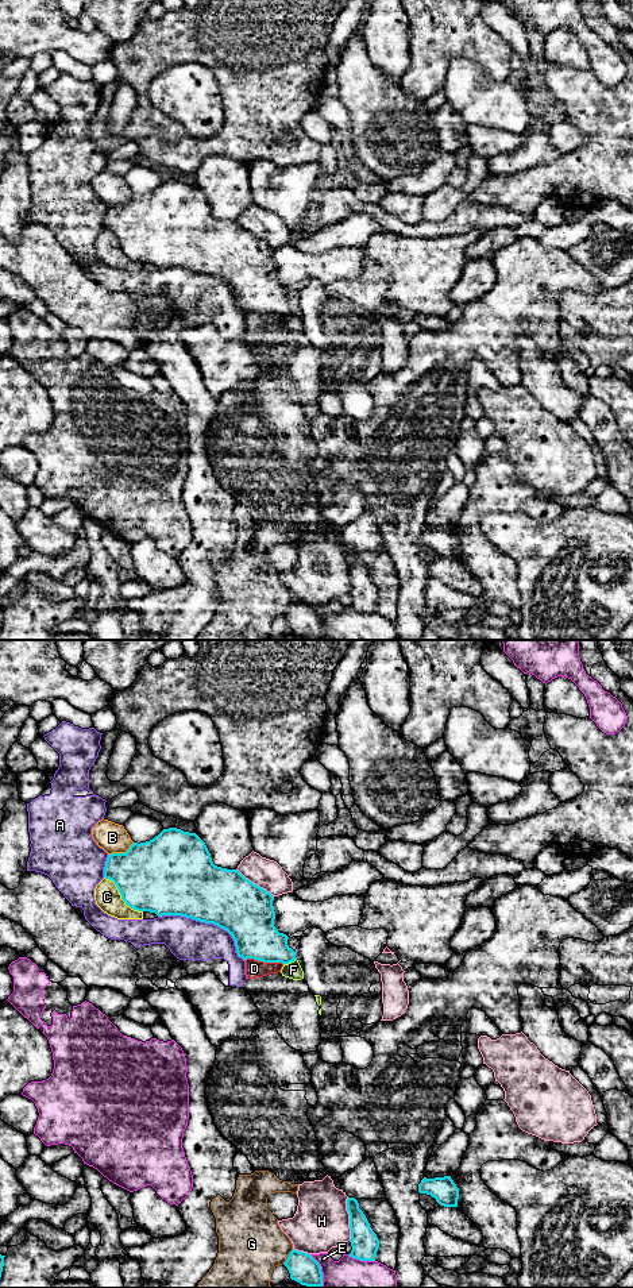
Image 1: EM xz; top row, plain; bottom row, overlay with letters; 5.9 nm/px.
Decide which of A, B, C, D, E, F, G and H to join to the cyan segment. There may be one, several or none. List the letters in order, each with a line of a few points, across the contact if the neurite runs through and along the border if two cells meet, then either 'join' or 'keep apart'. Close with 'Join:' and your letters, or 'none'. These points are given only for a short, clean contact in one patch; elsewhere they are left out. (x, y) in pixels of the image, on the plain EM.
A: keep apart
B: keep apart
C: keep apart
D: line xz (246, 311), (280, 313), (282, 316); keep apart
E: keep apart
F: line xz (296, 309), (284, 316); keep apart
G: keep apart
H: keep apart
Join: none

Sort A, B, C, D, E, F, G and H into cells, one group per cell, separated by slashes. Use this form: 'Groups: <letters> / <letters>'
Groups: A / B / C / D F / E / G / H

